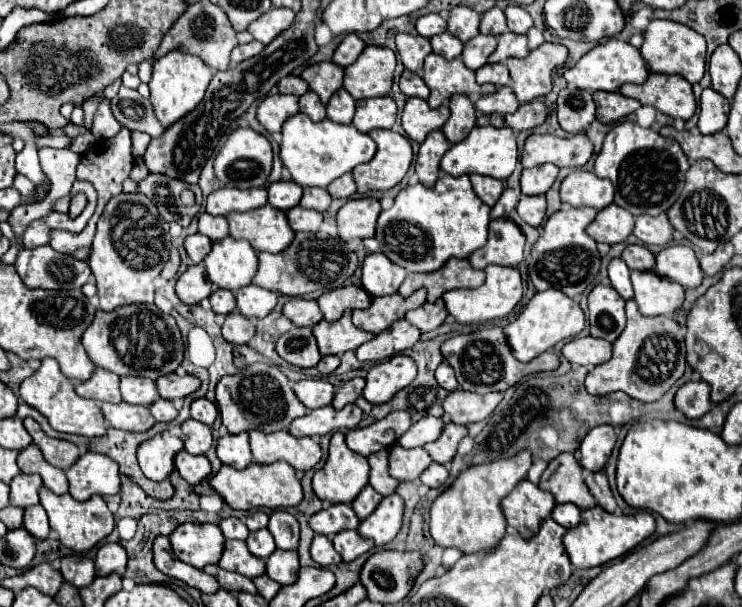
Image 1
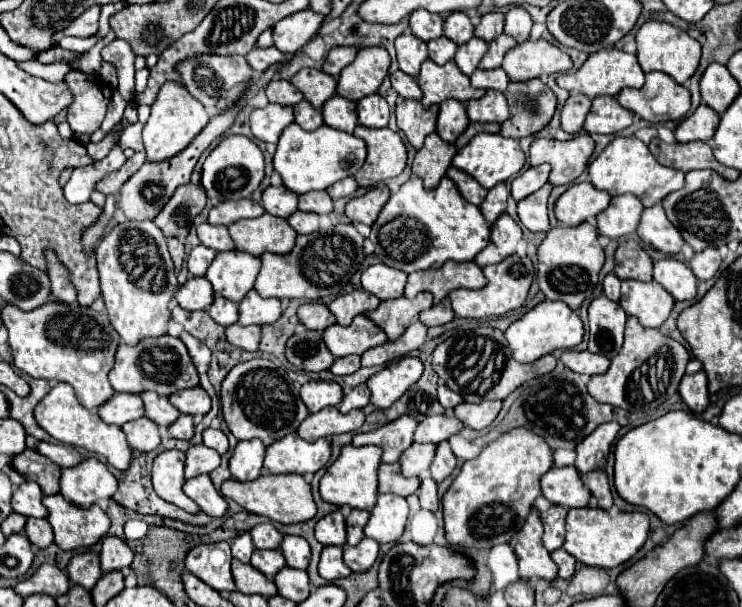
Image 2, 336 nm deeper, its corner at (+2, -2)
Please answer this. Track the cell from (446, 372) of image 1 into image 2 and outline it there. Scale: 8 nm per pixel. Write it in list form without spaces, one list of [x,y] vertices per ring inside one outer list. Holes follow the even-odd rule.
[[[439,384],[437,392],[439,392],[439,402],[441,402],[441,406],[443,406],[443,408],[447,408],[447,410],[449,410],[449,408],[455,408],[457,404],[461,404],[461,402],[463,402],[461,394],[457,394],[457,392],[449,390],[449,386],[445,386],[445,384]]]

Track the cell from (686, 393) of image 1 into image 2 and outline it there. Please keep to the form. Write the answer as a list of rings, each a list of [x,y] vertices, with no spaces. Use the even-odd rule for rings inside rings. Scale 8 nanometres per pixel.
[[[701,370],[691,376],[683,376],[679,384],[679,394],[683,402],[689,406],[693,414],[701,414],[709,404],[709,392],[707,392],[707,374]]]

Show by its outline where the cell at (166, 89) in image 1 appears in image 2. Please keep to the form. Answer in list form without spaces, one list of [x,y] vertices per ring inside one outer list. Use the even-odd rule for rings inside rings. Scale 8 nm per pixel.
[[[165,82],[161,86],[157,100],[151,106],[151,116],[143,128],[143,142],[149,162],[161,162],[177,152],[181,152],[207,124],[209,114],[201,102],[197,102],[181,82]]]

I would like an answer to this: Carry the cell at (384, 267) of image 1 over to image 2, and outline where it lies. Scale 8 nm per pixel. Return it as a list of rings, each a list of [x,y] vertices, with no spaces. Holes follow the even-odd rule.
[[[377,262],[377,264],[369,266],[361,274],[363,290],[375,294],[379,300],[391,300],[391,298],[403,296],[405,280],[407,280],[405,272],[389,268],[383,262]]]

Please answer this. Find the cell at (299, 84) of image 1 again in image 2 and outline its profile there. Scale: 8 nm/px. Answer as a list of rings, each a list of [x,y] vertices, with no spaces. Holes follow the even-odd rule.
[[[273,80],[265,88],[265,94],[269,102],[273,104],[283,104],[283,106],[295,106],[297,102],[303,100],[303,94],[289,82],[289,80]]]

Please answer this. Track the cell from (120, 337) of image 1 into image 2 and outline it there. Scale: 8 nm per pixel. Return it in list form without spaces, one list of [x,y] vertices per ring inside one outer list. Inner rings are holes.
[[[163,334],[157,338],[143,338],[141,342],[137,342],[137,346],[119,344],[113,370],[109,372],[109,382],[117,392],[139,394],[145,390],[153,390],[161,396],[171,396],[175,390],[197,386],[199,376],[185,344],[175,336]]]

